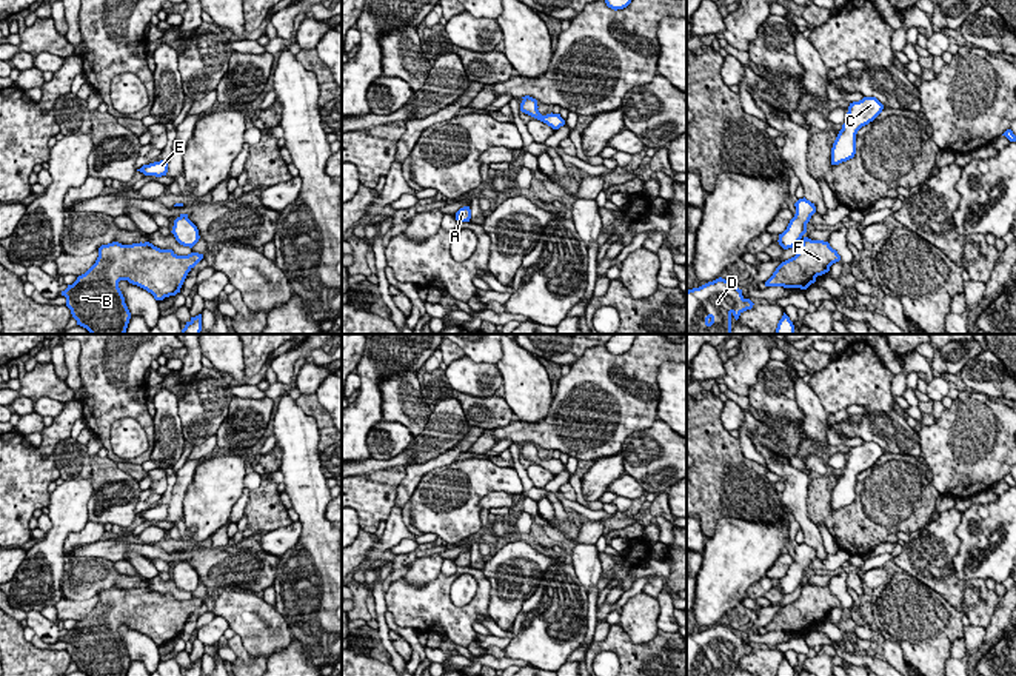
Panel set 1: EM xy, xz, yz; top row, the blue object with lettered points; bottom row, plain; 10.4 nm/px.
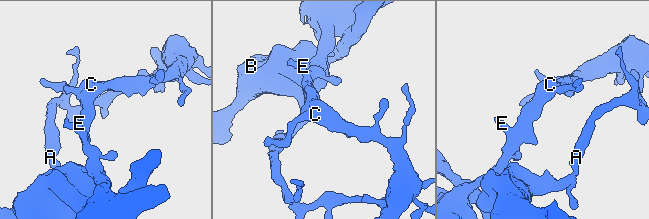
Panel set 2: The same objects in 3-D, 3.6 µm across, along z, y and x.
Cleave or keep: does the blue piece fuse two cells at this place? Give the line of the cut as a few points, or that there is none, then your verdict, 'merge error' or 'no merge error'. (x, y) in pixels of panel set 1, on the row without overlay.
yz (795, 561), (805, 570) | merge error

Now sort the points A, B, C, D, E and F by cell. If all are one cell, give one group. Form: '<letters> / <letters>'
A B C E F / D

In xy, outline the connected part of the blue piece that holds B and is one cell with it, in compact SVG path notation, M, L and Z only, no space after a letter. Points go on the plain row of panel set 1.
M112 587L99 593L95 608L72 630L68 630L62 641L66 642L66 651L71 654L77 670L88 676L126 676L131 658L119 633L120 625L128 625L154 641L155 645L175 641L188 617L203 604L203 599L191 597L177 601L172 594L160 594L149 587L122 590Z

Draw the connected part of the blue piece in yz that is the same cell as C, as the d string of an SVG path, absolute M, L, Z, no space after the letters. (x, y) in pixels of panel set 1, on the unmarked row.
M864 442L848 451L845 468L831 493L831 510L839 510L854 502L857 476L873 467L884 454L876 442Z

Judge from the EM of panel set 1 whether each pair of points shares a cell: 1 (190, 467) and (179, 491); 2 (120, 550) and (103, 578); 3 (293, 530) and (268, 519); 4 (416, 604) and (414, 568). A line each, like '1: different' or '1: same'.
1: same
2: different
3: different
4: different

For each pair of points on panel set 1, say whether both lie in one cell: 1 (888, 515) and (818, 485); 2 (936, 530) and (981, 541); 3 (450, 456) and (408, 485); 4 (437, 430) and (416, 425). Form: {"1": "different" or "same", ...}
{"1": "same", "2": "different", "3": "same", "4": "different"}

